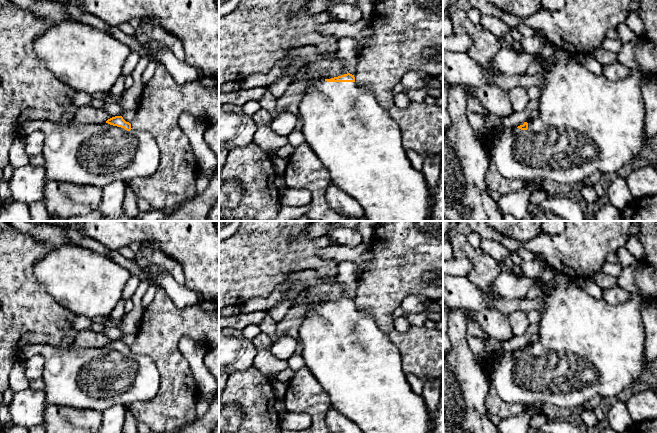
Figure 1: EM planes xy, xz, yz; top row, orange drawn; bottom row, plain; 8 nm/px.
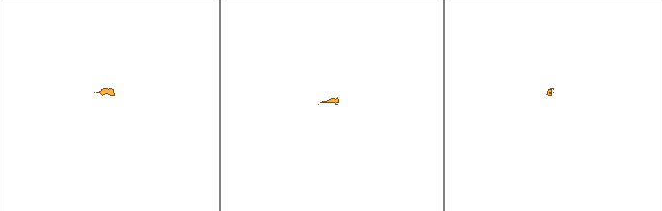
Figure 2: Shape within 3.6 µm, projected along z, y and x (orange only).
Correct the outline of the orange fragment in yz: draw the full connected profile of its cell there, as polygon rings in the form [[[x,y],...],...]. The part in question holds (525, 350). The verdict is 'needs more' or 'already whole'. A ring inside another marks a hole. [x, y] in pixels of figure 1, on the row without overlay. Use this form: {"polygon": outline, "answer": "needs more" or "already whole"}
{"polygon": [[[556,273],[549,283],[534,280],[546,298],[540,312],[538,340],[517,352],[497,355],[490,379],[498,397],[508,404],[550,404],[567,408],[574,413],[595,396],[617,397],[622,391],[630,392],[648,365],[644,361],[645,331],[641,314],[643,299],[631,294],[630,300],[613,306],[603,298],[595,299],[582,287],[575,286],[571,279]]], "answer": "needs more"}

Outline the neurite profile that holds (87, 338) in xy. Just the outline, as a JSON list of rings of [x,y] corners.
[[[84,329],[75,336],[71,347],[78,348],[102,348],[112,342],[109,337],[101,332],[95,332],[92,329]]]

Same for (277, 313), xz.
[[[286,300],[278,306],[269,309],[268,314],[273,318],[274,321],[278,323],[285,317],[285,315],[288,313],[292,306],[292,301]]]

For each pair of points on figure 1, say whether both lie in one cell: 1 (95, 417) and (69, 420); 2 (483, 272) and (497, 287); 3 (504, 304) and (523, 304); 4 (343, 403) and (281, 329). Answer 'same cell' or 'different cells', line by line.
1: same cell
2: different cells
3: same cell
4: different cells

